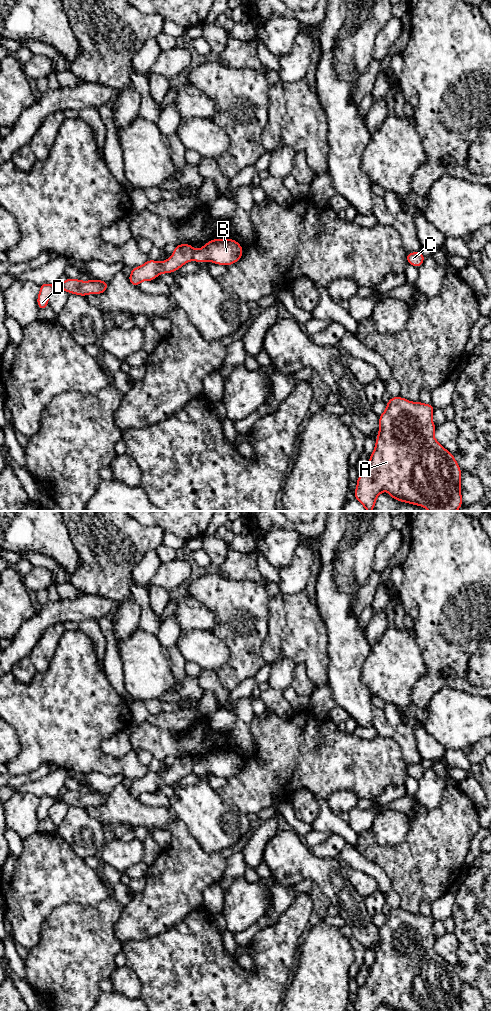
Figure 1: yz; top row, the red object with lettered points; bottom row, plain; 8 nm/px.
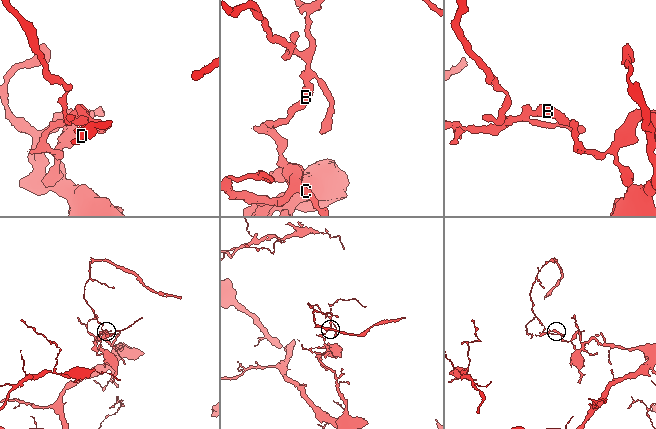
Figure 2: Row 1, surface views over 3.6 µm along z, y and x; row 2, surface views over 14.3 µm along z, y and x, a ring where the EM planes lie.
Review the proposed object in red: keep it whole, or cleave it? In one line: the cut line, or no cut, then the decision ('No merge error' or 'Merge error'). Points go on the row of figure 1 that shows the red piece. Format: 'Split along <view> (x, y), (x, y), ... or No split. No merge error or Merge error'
Split along yz (192, 249), (193, 257). Merge error

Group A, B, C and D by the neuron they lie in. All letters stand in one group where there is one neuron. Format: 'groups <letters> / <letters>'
groups A B C / D

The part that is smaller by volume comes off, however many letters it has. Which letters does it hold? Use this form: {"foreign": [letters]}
{"foreign": ["D"]}

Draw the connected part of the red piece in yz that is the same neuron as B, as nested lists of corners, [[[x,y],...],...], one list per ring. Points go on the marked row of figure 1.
[[[216,238],[200,249],[193,249],[193,258],[197,263],[204,261],[229,266],[239,261],[243,255],[242,246],[234,239]]]

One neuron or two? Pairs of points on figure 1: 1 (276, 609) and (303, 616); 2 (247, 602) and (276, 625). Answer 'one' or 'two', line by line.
1: two
2: two

